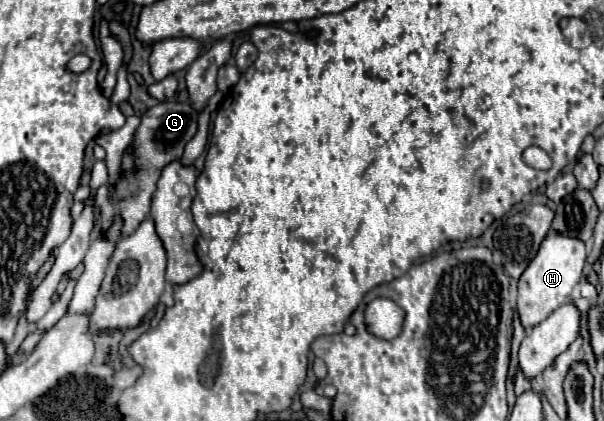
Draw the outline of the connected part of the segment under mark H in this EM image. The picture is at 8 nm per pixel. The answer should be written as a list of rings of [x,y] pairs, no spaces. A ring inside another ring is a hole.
[[[550,232],[544,238],[536,258],[528,264],[528,268],[518,280],[518,314],[526,330],[546,320],[560,304],[564,304],[570,298],[570,292],[582,278],[586,256],[588,252],[584,242],[576,238],[568,238],[556,232]]]

